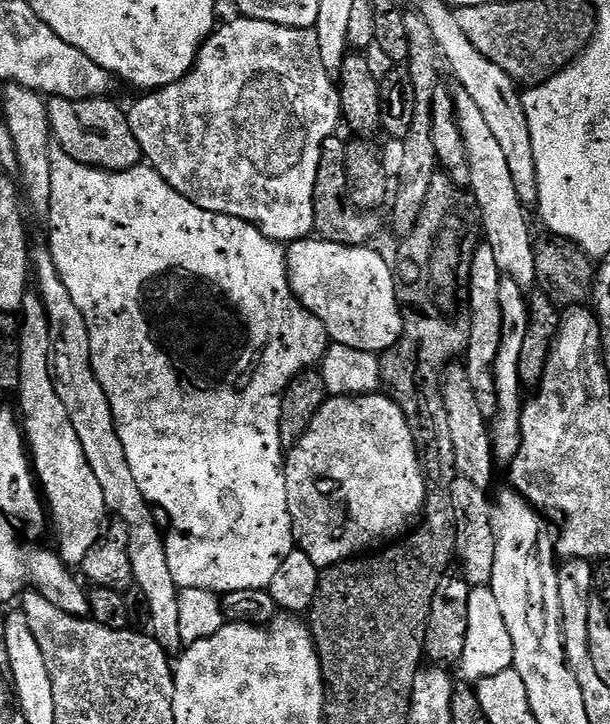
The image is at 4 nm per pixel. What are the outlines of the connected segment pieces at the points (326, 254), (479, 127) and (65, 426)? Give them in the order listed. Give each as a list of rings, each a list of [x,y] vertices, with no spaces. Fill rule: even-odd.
[[[309,238],[291,241],[287,245],[286,255],[288,281],[292,293],[306,311],[323,322],[329,341],[342,346],[354,346],[354,350],[381,354],[398,343],[406,329],[401,304],[393,299],[392,279],[390,279],[394,273],[393,265],[387,264],[374,249],[372,246],[346,246],[329,240]]]
[[[453,83],[450,88],[455,103],[456,122],[465,142],[470,168],[471,199],[482,225],[482,236],[488,239],[488,248],[496,255],[495,263],[511,279],[517,280],[520,287],[528,290],[536,279],[536,249],[532,240],[532,228],[528,225],[526,205],[520,201],[518,190],[514,186],[514,178],[510,174],[510,166],[506,162],[506,154],[498,143],[498,138],[490,131],[482,110],[474,103],[474,98],[461,86]],[[484,228],[484,234],[483,234]]]
[[[29,294],[24,297],[23,316],[24,325],[18,331],[18,412],[30,447],[34,475],[42,489],[47,511],[48,508],[52,511],[52,520],[56,523],[55,547],[58,555],[66,565],[80,566],[88,551],[100,541],[106,527],[104,516],[109,515],[108,503],[102,494],[102,486],[98,486],[98,478],[94,478],[94,470],[90,470],[90,462],[86,462],[86,450],[82,450],[82,442],[78,442],[78,430],[74,430],[74,425],[70,423],[70,414],[66,414],[66,406],[62,406],[62,398],[58,398],[58,390],[52,381],[50,326],[39,295]]]

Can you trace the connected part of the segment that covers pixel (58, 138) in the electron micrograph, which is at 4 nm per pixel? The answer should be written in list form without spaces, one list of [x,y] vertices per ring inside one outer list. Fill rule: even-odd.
[[[53,96],[47,101],[49,122],[55,143],[77,165],[103,168],[107,172],[125,172],[141,163],[142,153],[130,130],[125,109],[109,98],[71,100]]]

